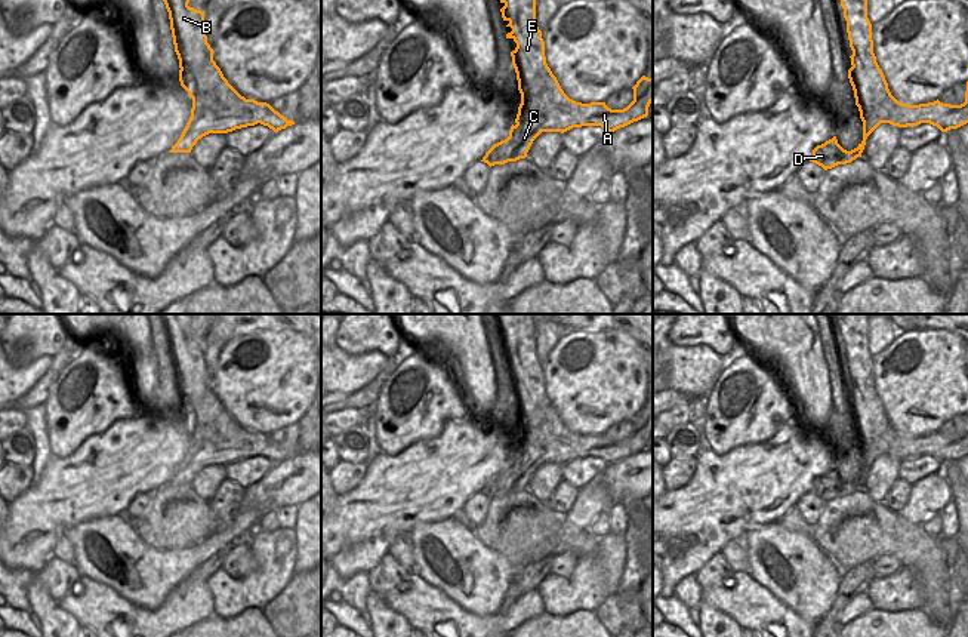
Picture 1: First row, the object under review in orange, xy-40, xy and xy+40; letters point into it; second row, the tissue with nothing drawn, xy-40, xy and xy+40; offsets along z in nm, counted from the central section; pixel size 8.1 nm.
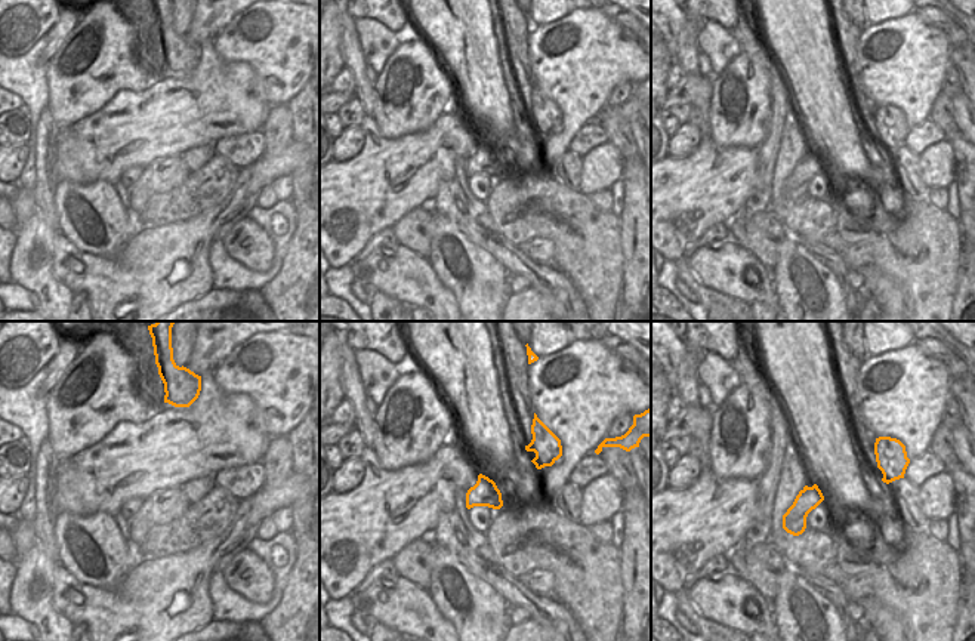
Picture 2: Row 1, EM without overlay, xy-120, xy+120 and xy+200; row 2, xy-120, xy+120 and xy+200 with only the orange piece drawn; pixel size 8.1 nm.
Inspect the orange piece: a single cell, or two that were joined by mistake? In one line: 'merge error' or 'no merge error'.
merge error

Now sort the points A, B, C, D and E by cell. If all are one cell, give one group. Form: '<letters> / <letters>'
A C D / B E

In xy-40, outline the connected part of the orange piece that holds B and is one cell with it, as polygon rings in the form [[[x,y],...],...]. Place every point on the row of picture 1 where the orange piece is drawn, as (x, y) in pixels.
[[[163,0],[169,12],[175,52],[179,59],[179,81],[191,98],[209,92],[223,76],[213,61],[213,49],[204,33],[204,12],[189,7],[189,0]]]

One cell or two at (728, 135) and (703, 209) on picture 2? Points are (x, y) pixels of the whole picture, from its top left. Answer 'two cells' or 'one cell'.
two cells

